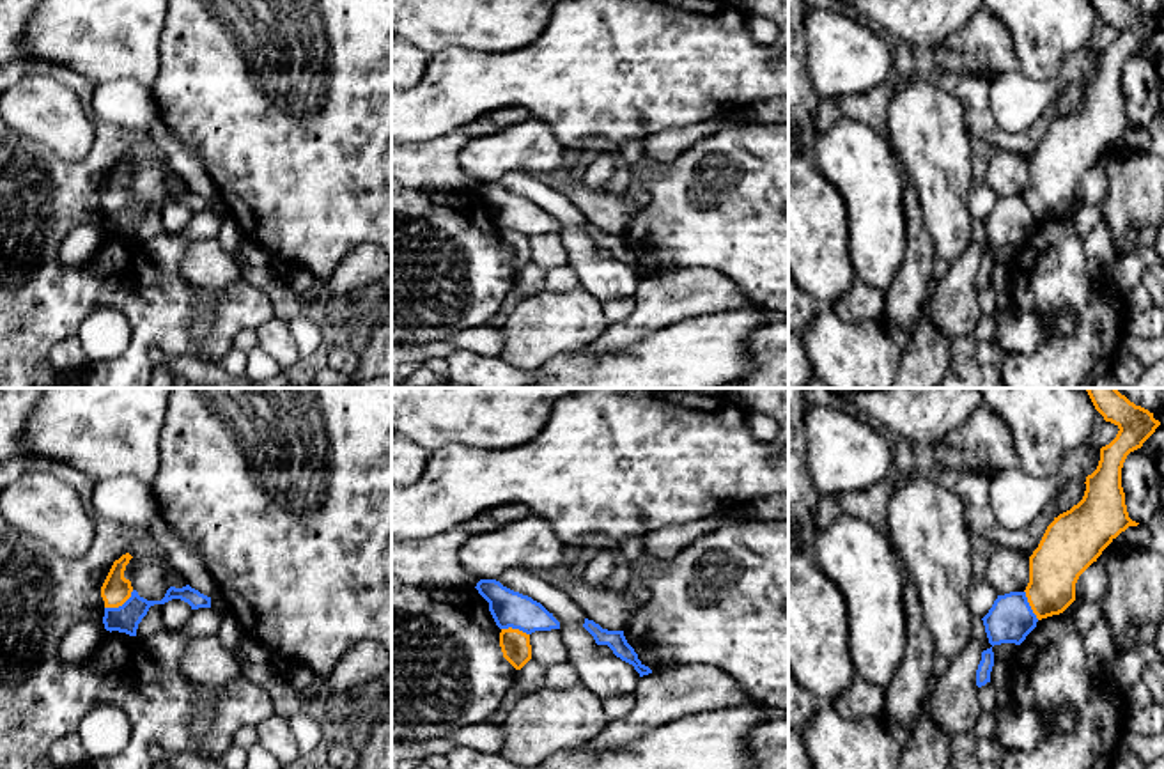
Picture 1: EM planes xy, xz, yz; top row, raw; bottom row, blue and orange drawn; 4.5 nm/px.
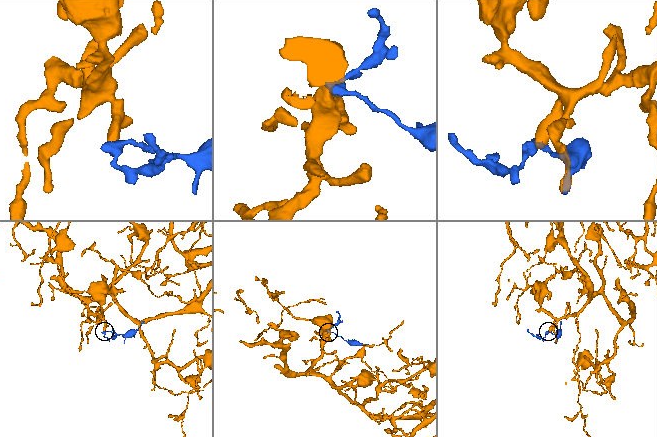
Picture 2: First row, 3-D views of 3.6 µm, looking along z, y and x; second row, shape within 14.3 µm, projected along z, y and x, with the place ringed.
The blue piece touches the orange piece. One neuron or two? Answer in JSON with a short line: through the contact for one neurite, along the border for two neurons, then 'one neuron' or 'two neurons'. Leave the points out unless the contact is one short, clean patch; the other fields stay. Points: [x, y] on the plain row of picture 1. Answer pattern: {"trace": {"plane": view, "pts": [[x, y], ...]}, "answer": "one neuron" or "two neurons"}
{"trace": {"plane": "xy", "pts": [[133, 194], [121, 208], [105, 211]]}, "answer": "two neurons"}

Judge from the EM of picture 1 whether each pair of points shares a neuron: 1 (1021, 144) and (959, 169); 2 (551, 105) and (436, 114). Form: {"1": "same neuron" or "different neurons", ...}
{"1": "different neurons", "2": "same neuron"}

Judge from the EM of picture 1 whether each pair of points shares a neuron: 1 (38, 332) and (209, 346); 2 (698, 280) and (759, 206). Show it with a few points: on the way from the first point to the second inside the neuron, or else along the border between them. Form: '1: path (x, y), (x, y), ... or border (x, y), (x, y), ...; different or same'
1: path (80, 295), (133, 295), (167, 326); same
2: border (668, 270), (713, 268), (721, 271), (743, 293); different

